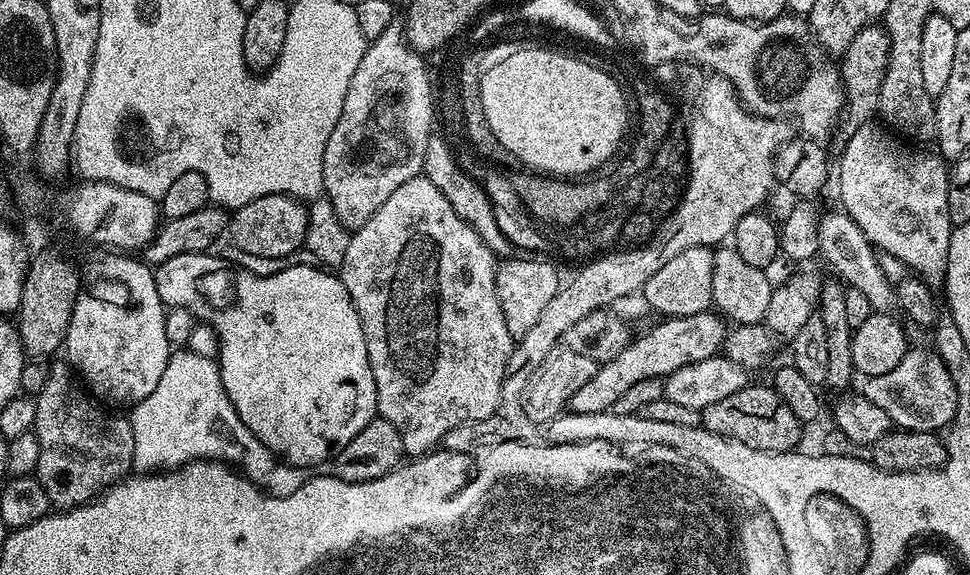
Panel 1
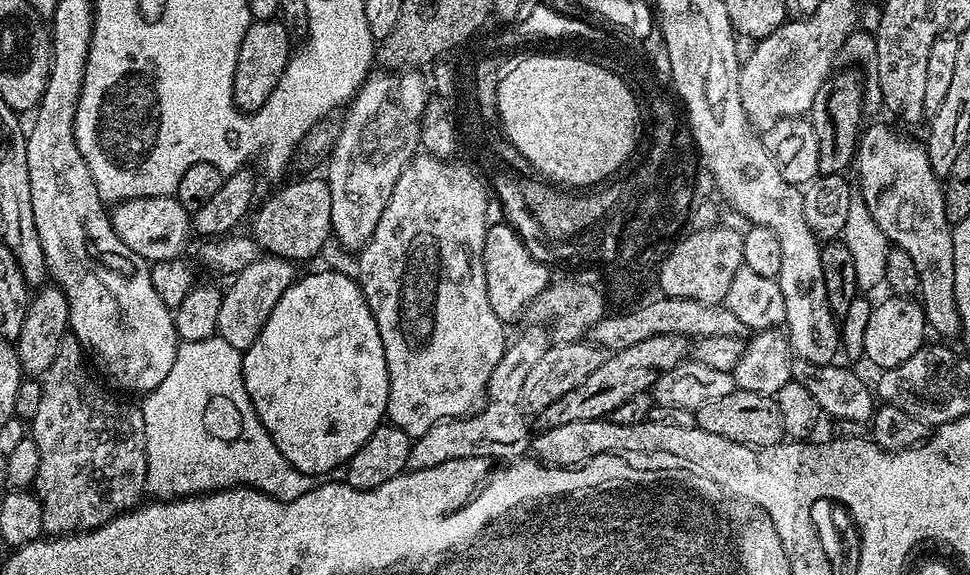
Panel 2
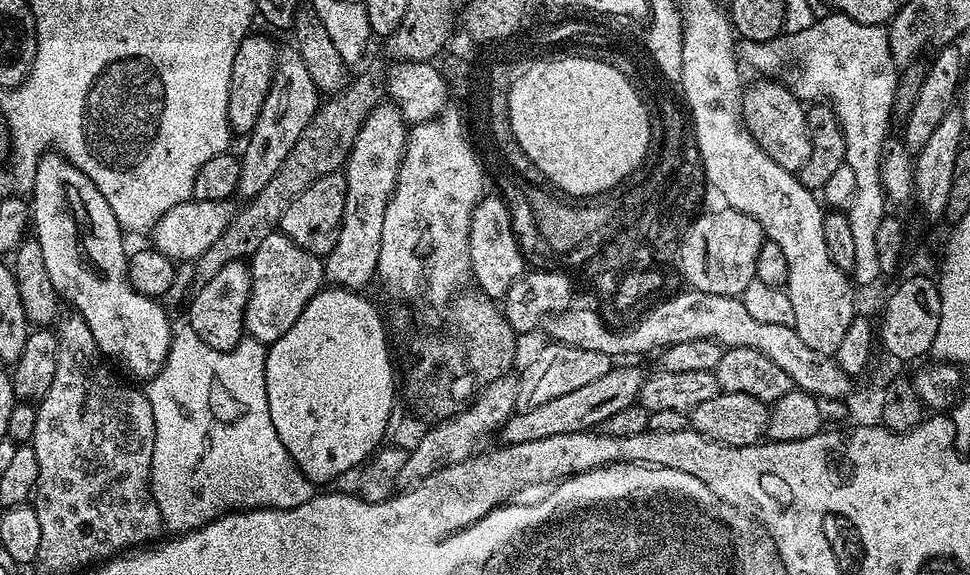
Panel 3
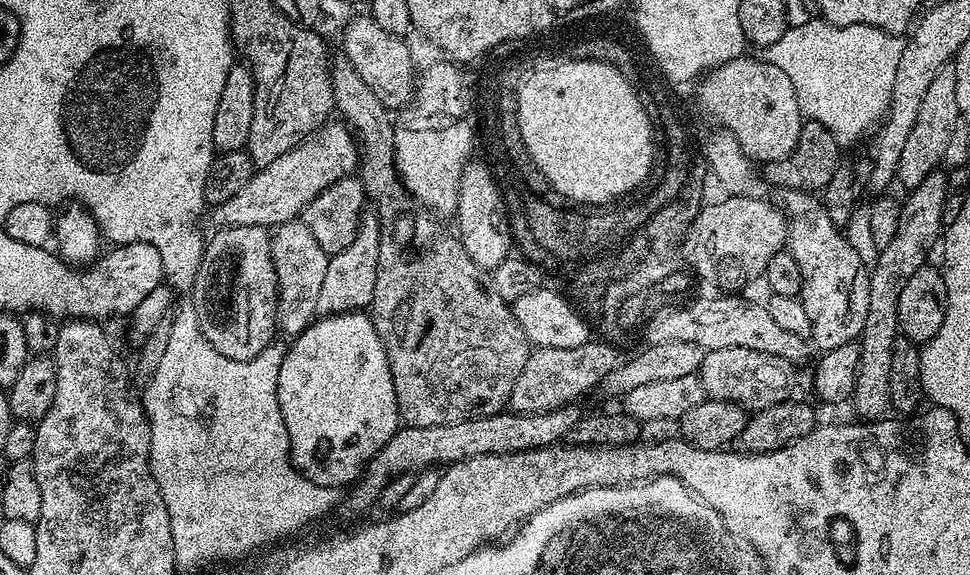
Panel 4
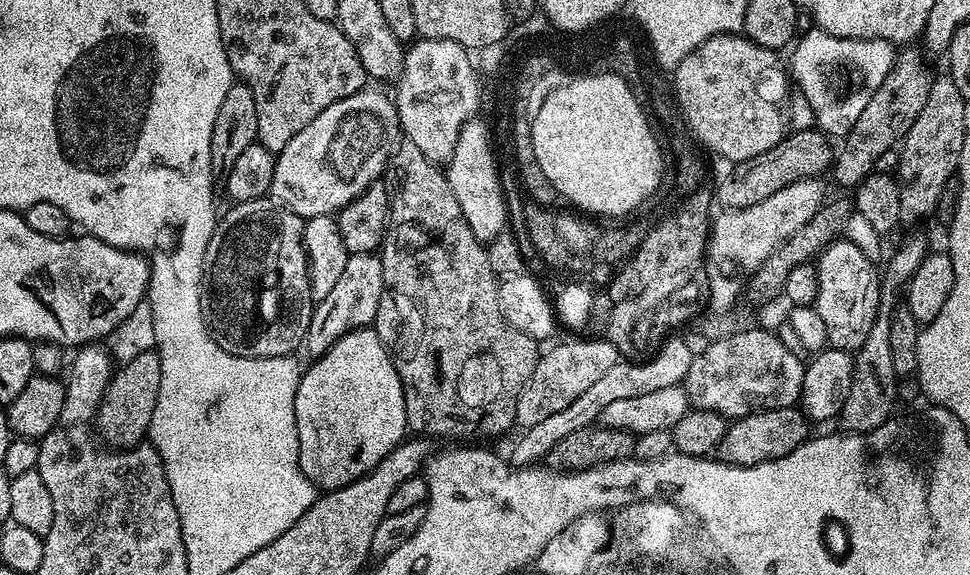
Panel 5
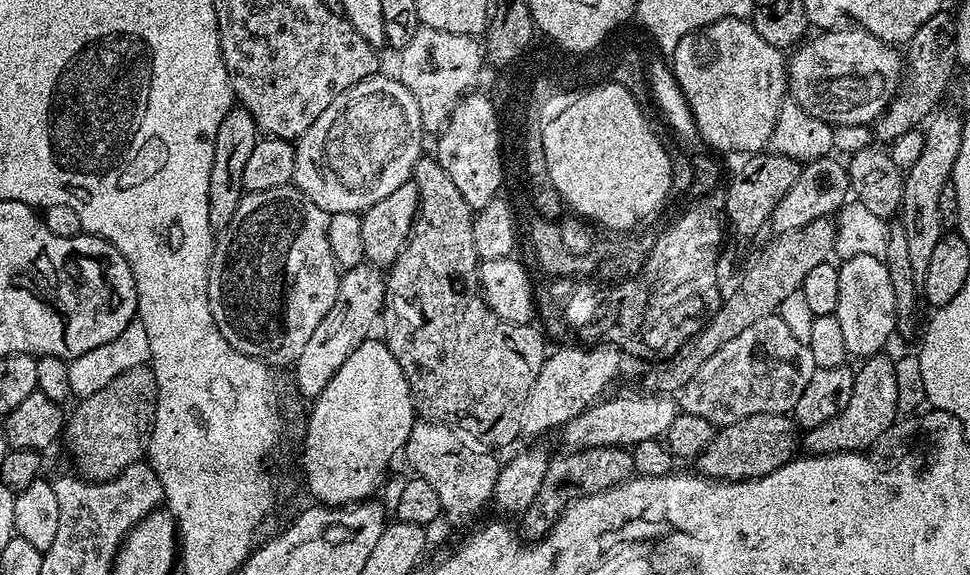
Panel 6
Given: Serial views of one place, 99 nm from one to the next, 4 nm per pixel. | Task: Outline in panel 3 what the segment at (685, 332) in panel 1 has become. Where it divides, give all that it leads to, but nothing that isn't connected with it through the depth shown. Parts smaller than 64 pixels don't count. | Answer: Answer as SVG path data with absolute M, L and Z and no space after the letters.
M614 366L604 377L581 386L579 390L561 394L559 398L553 398L543 406L534 406L534 410L513 412L501 426L499 439L502 438L504 444L538 442L538 438L554 438L554 434L578 434L599 429L600 424L606 422L606 418L639 401L645 375L645 369Z

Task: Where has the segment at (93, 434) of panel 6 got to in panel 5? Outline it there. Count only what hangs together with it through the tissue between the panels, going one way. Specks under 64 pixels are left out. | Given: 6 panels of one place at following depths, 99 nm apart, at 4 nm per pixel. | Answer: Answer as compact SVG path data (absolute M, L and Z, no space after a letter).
M155 349L139 354L113 373L96 410L94 421L95 433L105 445L123 450L135 447L145 439L160 390L160 379L162 379L162 370Z

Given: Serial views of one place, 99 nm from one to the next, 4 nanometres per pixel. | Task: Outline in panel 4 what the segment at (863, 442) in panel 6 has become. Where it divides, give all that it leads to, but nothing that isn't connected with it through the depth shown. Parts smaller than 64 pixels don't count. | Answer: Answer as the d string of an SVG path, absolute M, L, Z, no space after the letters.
M937 170L932 172L914 189L911 189L907 193L908 197L903 197L902 203L900 205L900 213L898 214L898 227L896 232L894 233L894 238L892 241L888 243L885 248L879 249L879 256L877 258L877 262L870 268L868 273L868 281L870 282L870 302L866 305L866 322L862 326L862 330L860 331L859 338L859 346L860 346L860 358L858 364L858 382L854 382L854 390L852 391L852 398L850 401L851 407L856 407L856 412L861 421L871 422L873 420L879 420L881 417L885 415L889 411L890 408L890 362L892 361L892 357L894 355L894 342L896 341L896 337L898 335L898 329L900 327L900 323L898 322L898 297L902 294L902 289L905 288L906 282L910 282L910 277L914 275L919 268L925 267L926 261L924 260L928 256L928 251L931 250L932 247L939 245L942 240L942 233L946 227L944 222L944 207L946 206L946 198L948 197L948 177L945 175L943 171Z

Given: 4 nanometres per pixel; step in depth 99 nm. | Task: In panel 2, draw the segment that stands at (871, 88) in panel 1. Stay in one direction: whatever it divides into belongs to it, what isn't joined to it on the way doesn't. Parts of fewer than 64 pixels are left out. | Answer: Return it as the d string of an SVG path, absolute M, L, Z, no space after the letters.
M839 72L816 90L810 113L814 134L818 134L818 170L822 176L844 174L853 167L862 135L860 115L866 111L865 81L860 81L856 72Z

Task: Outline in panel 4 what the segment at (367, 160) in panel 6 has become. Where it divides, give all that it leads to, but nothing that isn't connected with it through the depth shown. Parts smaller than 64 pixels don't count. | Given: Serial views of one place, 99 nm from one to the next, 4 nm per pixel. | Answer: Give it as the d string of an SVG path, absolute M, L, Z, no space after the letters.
M325 123L307 136L294 150L286 150L282 158L274 158L270 166L253 171L250 182L226 202L211 209L213 225L221 228L234 226L279 226L297 219L307 204L314 202L320 192L349 175L358 164L358 144L347 123Z

